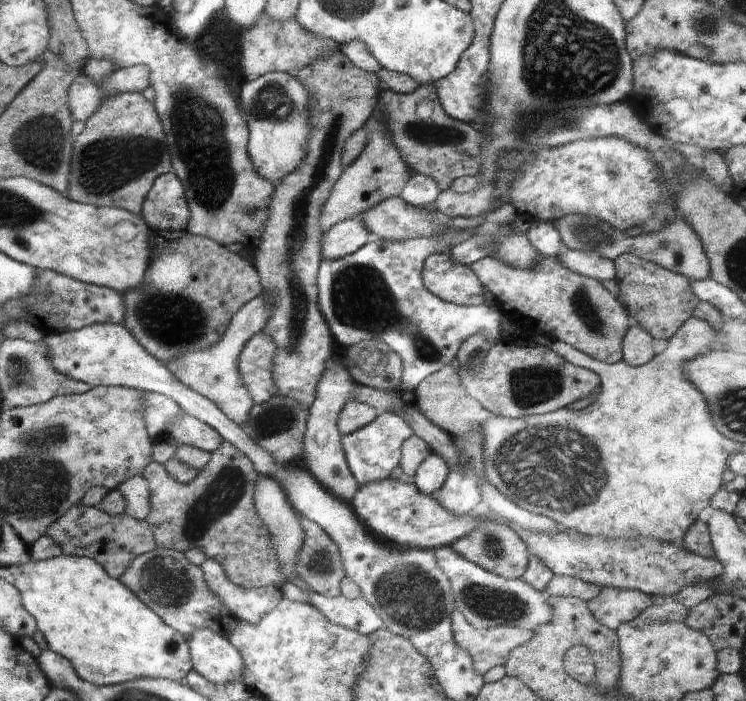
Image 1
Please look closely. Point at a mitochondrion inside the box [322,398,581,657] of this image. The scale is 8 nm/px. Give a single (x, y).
(411, 596)

